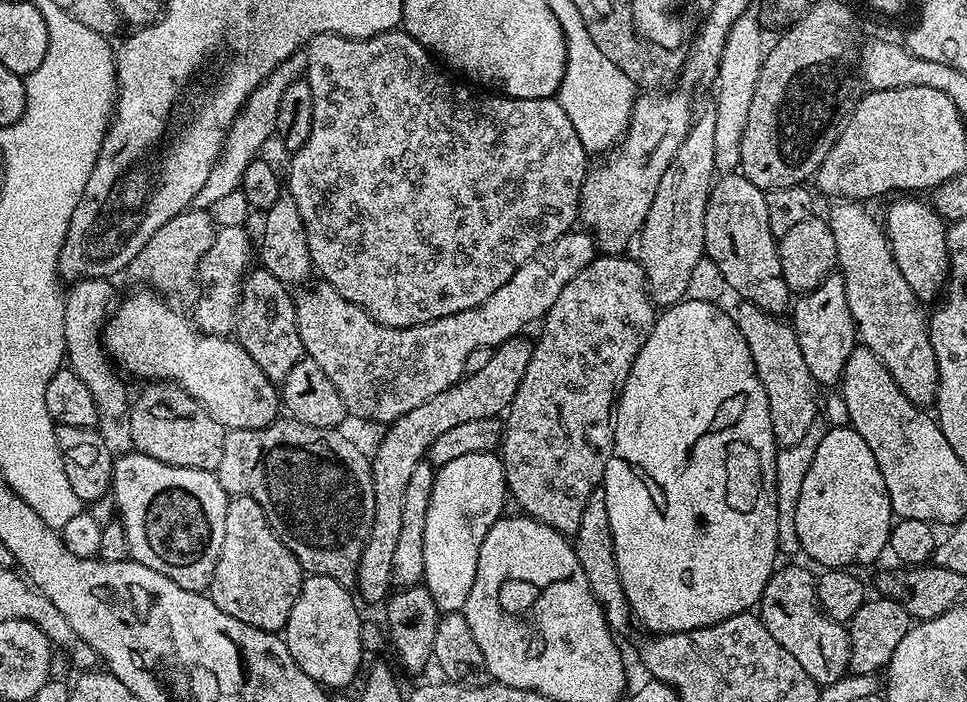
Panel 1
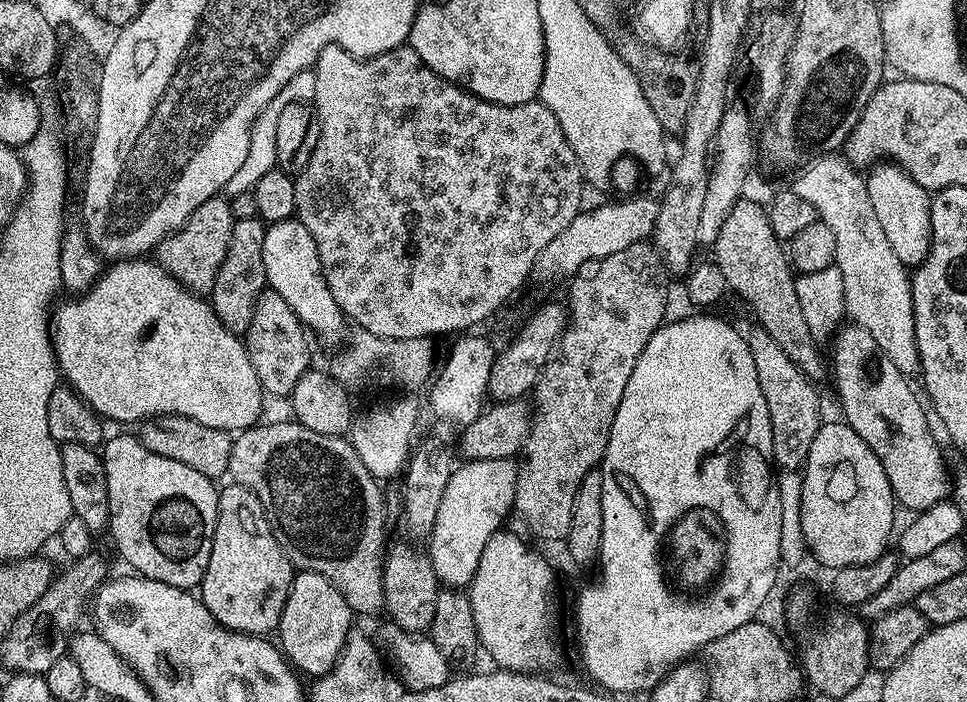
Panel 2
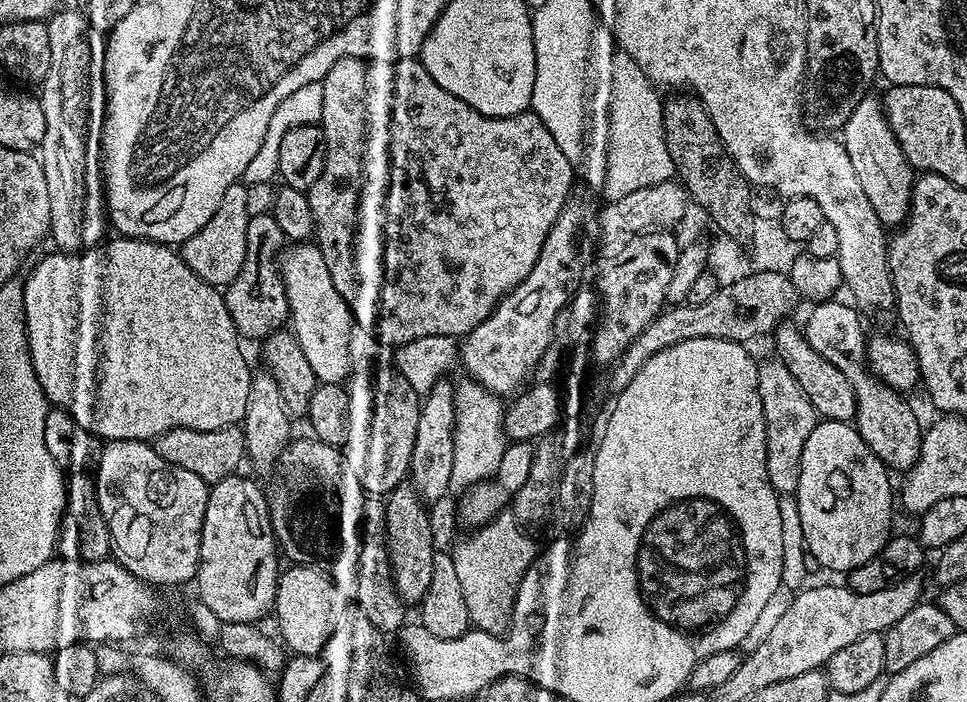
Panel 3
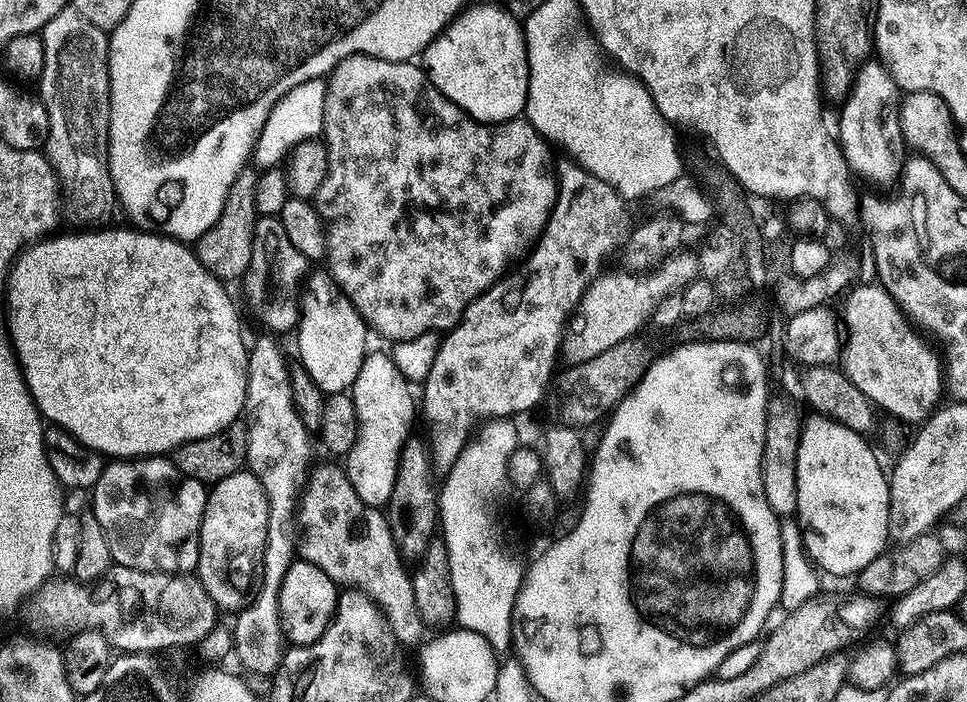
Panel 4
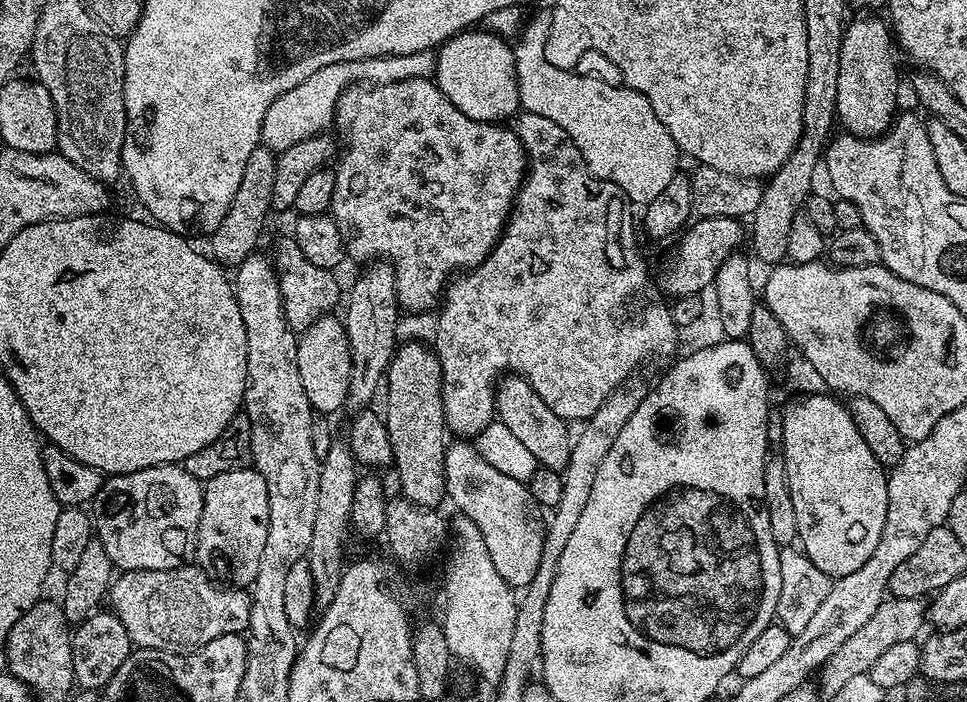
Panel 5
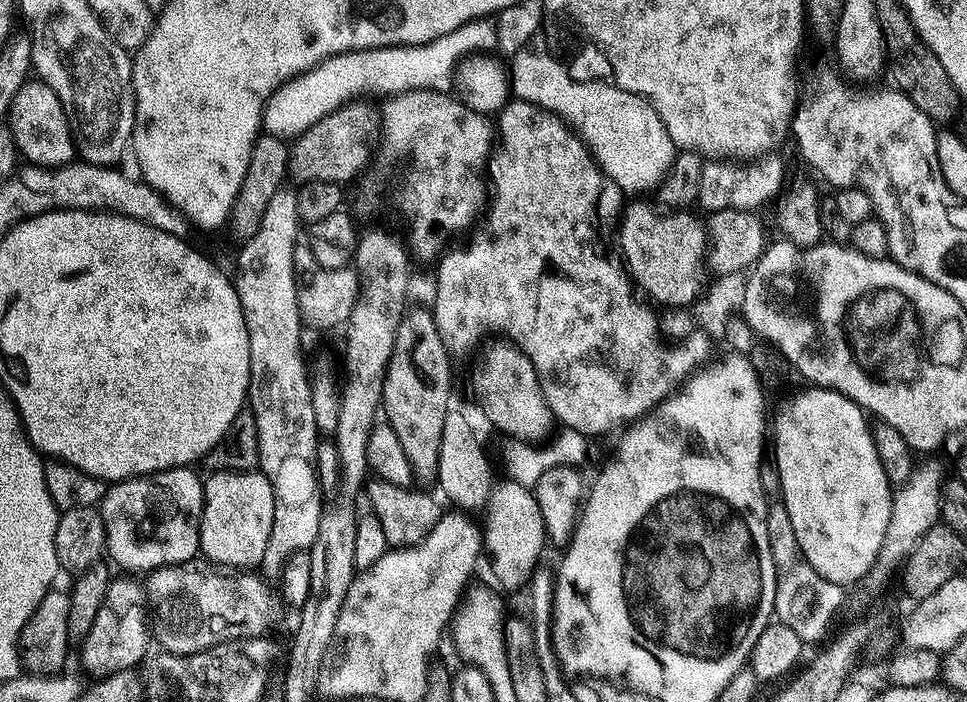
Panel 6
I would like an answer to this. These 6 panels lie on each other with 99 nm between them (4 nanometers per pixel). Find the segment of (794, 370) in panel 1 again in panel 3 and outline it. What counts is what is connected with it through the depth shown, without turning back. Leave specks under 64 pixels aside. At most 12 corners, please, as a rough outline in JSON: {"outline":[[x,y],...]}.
{"outline":[[779,358],[758,367],[766,474],[795,493],[818,423]]}

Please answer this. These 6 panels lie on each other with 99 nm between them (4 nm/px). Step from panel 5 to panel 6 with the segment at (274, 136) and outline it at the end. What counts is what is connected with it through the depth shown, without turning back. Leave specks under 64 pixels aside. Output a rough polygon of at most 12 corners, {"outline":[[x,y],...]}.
{"outline":[[452,36],[343,52],[272,91],[262,128],[301,136],[370,92],[451,93]]}

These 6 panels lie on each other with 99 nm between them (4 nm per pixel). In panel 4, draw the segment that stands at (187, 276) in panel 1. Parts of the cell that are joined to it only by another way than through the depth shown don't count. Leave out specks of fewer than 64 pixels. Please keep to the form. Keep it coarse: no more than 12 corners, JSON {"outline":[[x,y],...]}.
{"outline":[[257,177],[234,178],[224,212],[194,244],[224,282],[250,266]]}

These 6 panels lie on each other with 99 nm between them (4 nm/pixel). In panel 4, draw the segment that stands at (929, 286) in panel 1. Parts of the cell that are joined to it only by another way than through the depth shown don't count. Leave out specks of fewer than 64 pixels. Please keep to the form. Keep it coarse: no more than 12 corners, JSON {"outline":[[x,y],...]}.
{"outline":[[865,59],[842,101],[838,143],[857,177],[895,181],[902,93]]}

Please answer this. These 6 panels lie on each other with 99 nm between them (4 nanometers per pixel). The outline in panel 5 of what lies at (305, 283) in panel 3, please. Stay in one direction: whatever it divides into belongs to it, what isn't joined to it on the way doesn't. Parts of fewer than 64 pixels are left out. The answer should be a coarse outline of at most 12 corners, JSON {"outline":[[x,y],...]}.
{"outline":[[327,316],[298,339],[302,388],[322,416],[344,408],[349,338]]}

